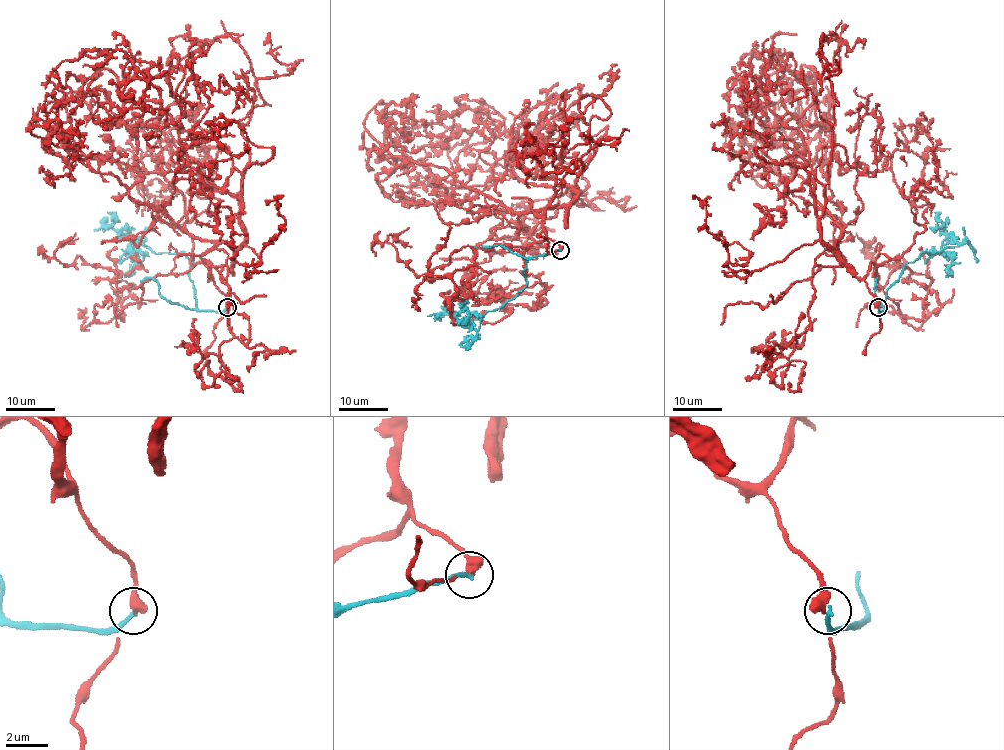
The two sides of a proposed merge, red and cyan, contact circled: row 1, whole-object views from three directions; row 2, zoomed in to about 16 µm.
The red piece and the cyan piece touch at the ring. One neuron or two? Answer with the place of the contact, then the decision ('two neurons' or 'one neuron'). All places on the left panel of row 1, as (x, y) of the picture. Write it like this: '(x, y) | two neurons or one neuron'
(227, 307) | two neurons

